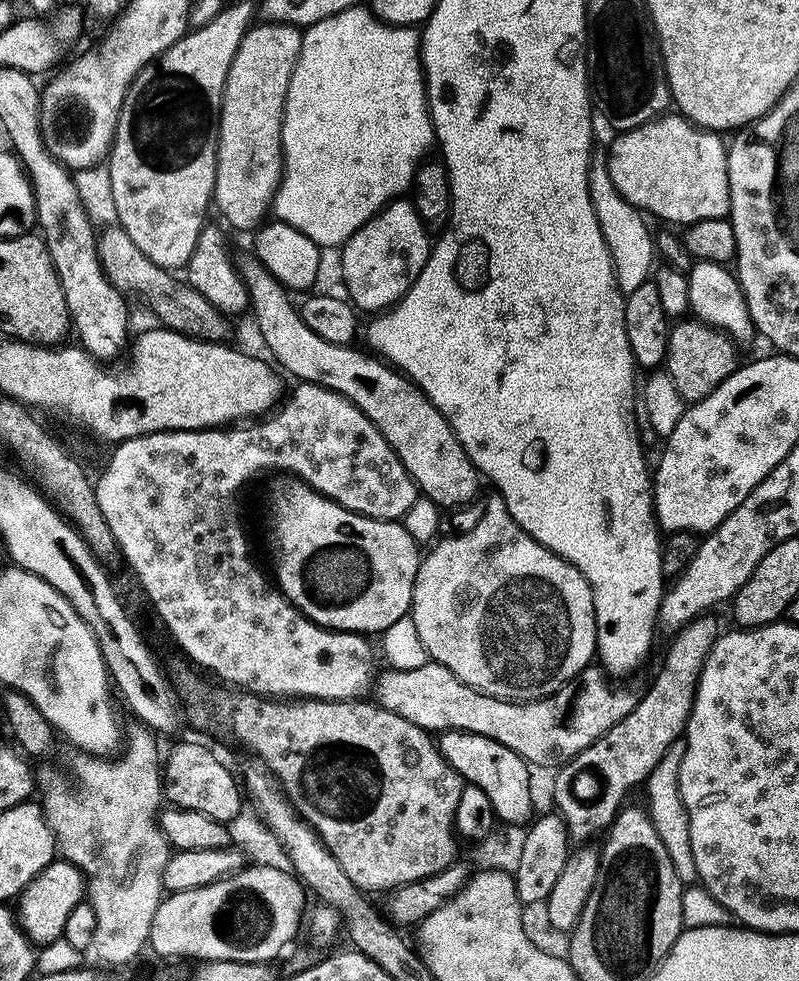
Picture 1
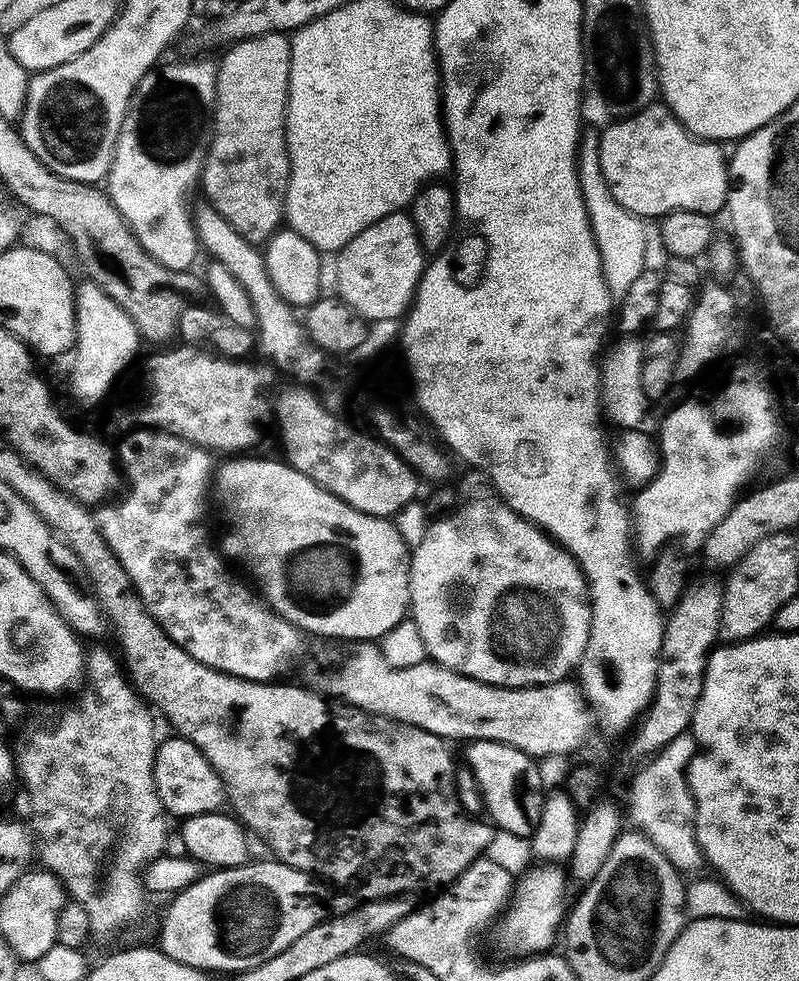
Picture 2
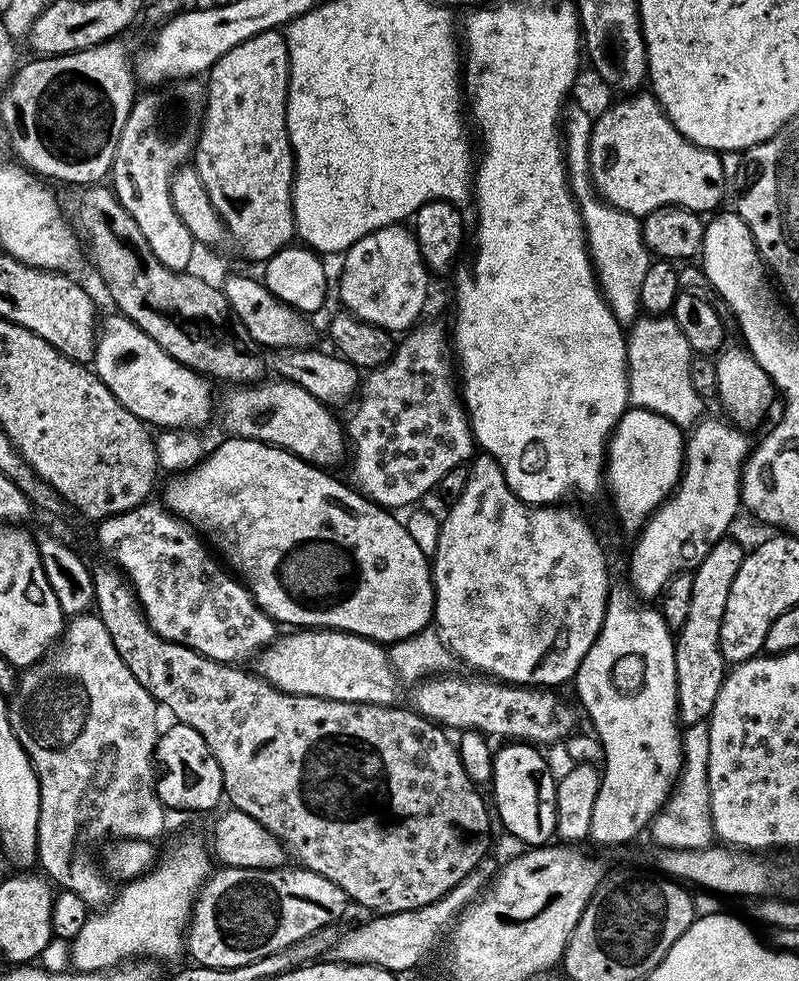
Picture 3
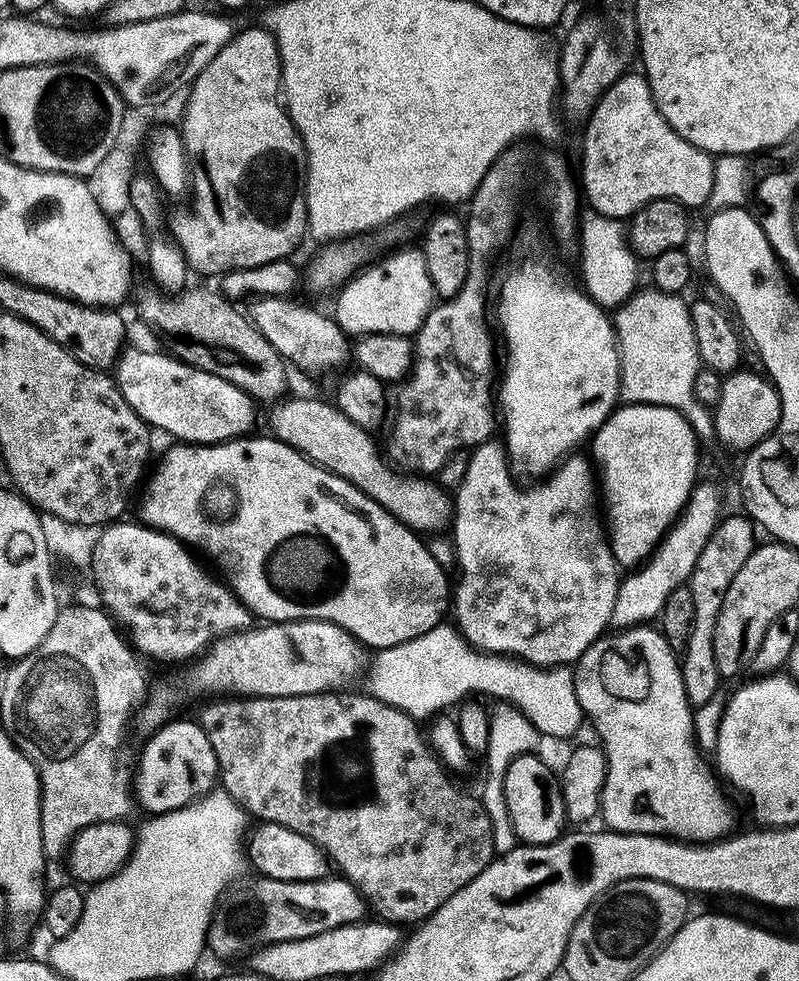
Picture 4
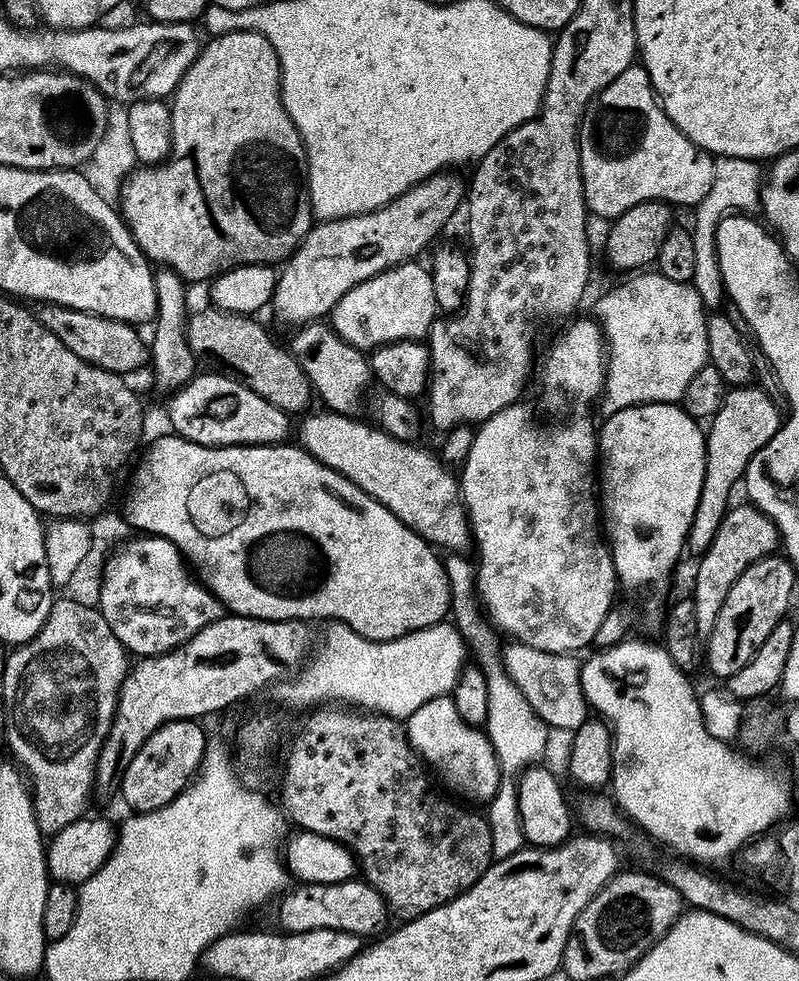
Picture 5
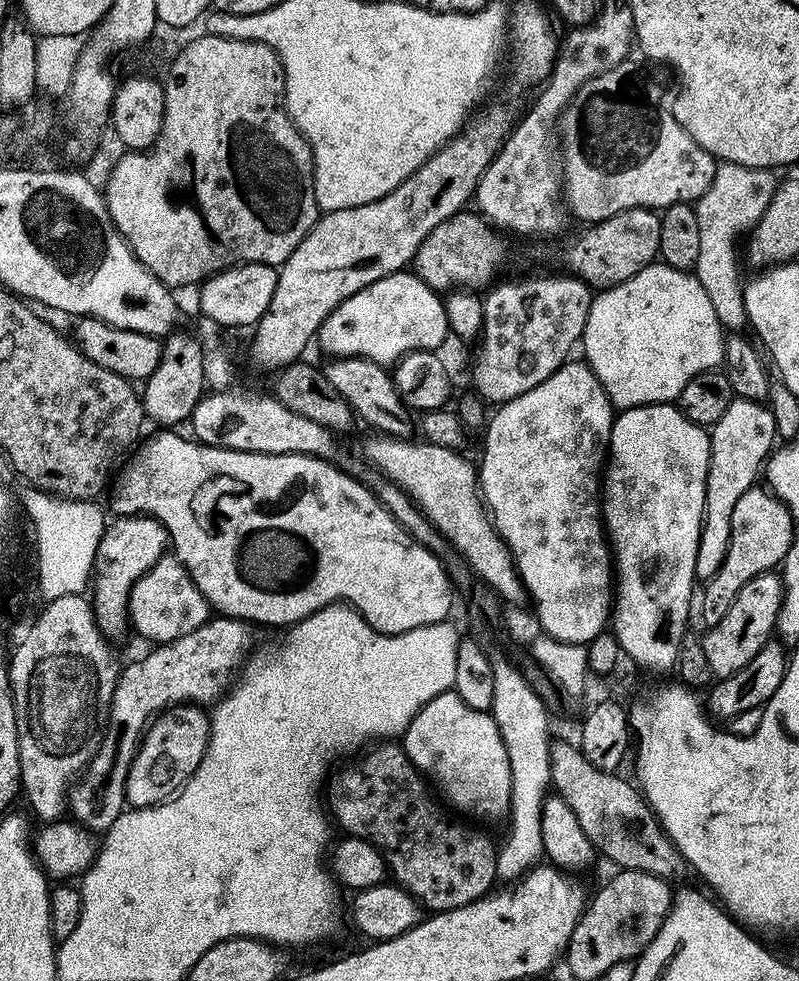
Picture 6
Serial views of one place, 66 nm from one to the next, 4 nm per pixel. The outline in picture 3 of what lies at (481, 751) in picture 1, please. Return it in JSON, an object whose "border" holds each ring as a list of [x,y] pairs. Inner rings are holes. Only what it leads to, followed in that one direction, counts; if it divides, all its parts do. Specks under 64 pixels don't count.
{"border":[[[508,742],[505,748],[497,747],[492,758],[492,800],[495,815],[505,833],[514,835],[525,846],[543,846],[556,836],[556,782],[547,766],[545,753],[531,742]]]}

